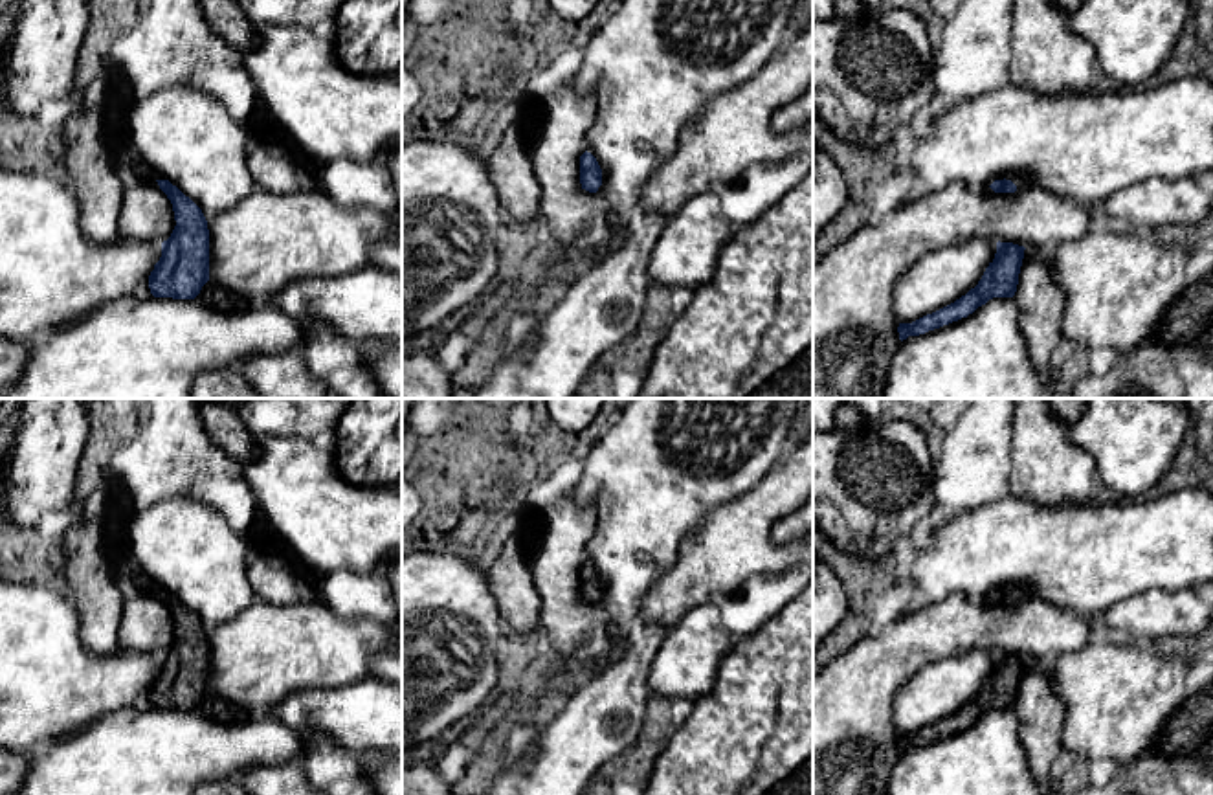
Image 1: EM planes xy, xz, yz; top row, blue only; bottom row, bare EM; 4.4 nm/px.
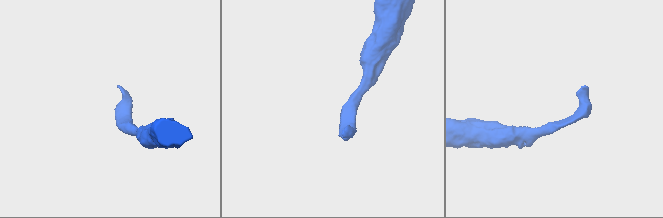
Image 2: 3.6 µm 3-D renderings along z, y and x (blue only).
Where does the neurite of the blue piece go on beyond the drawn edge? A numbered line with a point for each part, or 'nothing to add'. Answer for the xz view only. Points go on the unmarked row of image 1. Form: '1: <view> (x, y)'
nothing to add

